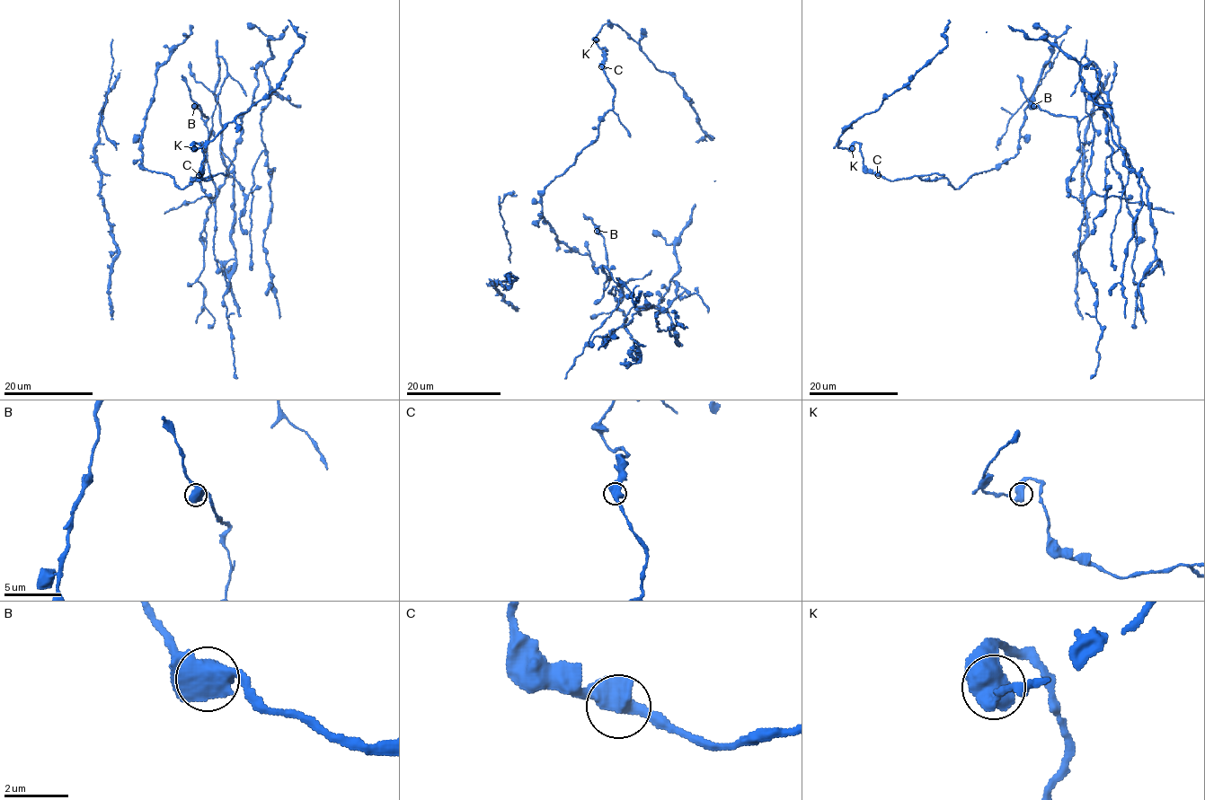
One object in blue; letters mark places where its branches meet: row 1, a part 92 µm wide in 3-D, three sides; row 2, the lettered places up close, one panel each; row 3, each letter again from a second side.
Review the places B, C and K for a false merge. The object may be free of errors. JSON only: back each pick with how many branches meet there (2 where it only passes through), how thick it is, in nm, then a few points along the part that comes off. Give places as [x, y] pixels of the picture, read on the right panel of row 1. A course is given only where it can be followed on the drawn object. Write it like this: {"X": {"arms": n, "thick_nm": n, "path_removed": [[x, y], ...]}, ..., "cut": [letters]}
{"cut": []}

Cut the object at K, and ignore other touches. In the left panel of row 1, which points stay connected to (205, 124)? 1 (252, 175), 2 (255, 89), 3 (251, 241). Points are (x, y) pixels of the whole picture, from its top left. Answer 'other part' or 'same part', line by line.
1: other part
2: other part
3: other part

